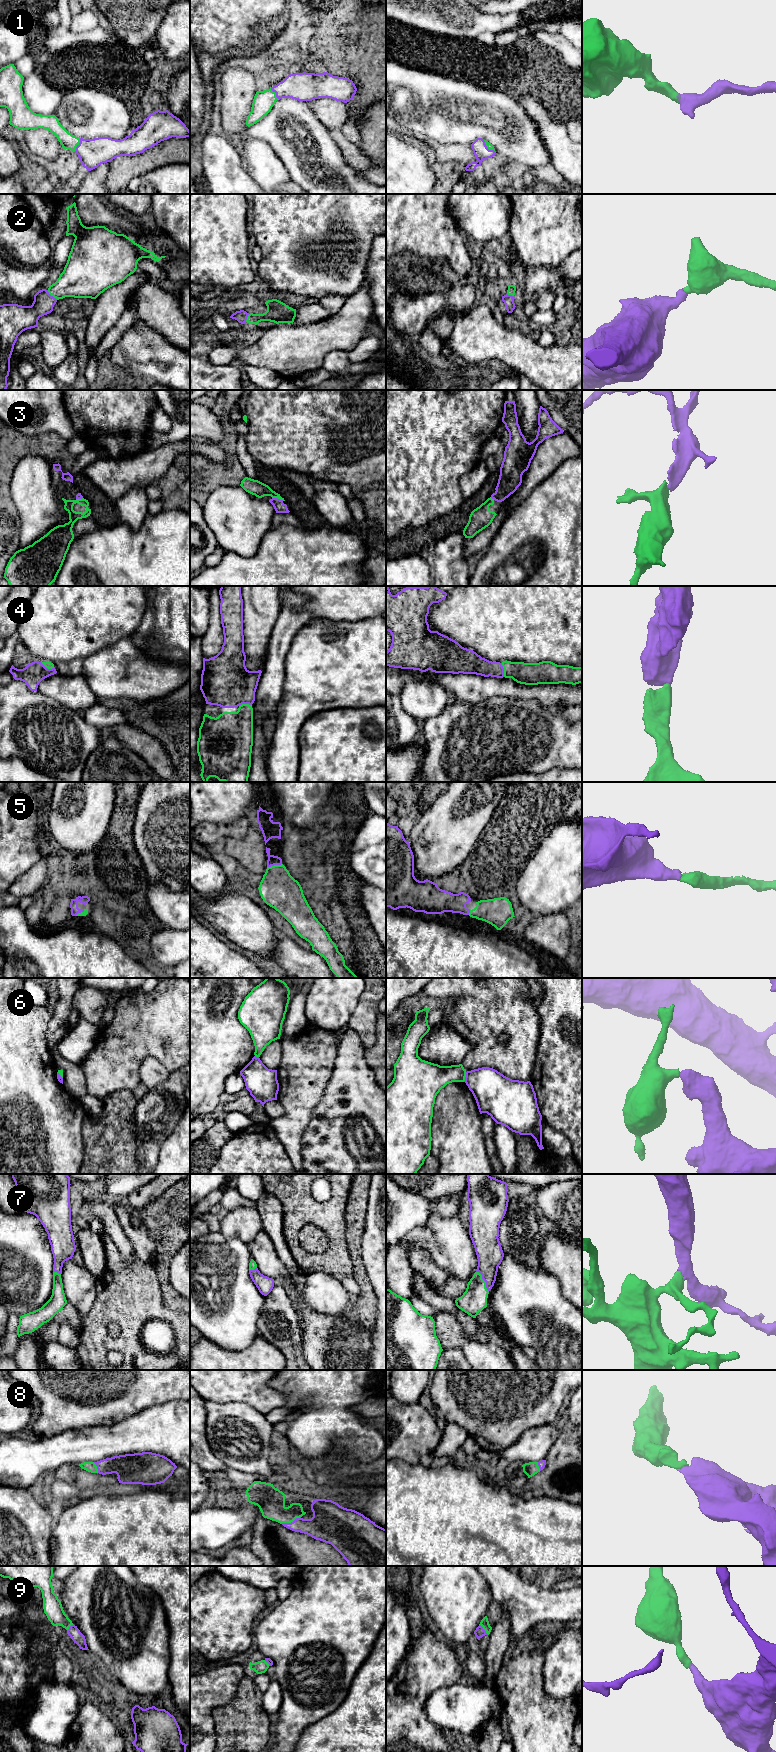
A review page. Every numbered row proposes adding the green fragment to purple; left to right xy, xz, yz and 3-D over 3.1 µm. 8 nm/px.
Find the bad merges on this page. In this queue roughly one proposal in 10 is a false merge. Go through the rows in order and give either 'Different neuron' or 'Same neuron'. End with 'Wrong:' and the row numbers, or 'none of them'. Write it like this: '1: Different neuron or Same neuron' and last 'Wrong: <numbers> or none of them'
1: Same neuron
2: Same neuron
3: Same neuron
4: Same neuron
5: Same neuron
6: Different neuron
7: Same neuron
8: Same neuron
9: Same neuron
Wrong: 6

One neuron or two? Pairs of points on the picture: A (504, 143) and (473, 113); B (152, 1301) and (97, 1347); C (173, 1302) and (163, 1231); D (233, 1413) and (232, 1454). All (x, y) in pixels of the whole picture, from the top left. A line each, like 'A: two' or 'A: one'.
A: one
B: one
C: one
D: one

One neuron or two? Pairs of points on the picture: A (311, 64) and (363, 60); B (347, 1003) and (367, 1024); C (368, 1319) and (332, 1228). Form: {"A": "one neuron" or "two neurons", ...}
{"A": "two neurons", "B": "two neurons", "C": "two neurons"}

